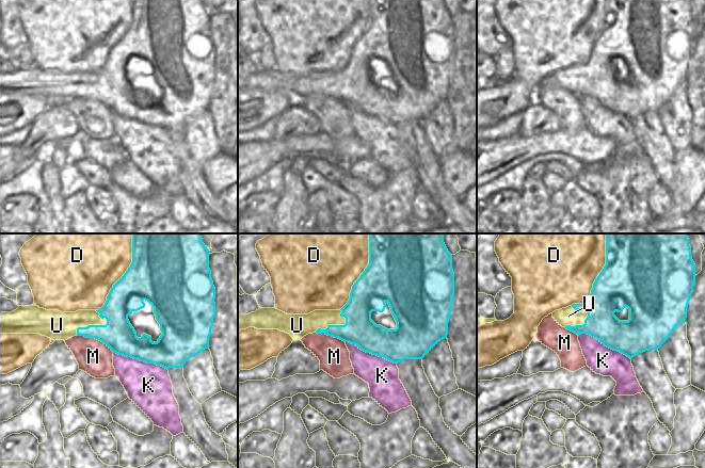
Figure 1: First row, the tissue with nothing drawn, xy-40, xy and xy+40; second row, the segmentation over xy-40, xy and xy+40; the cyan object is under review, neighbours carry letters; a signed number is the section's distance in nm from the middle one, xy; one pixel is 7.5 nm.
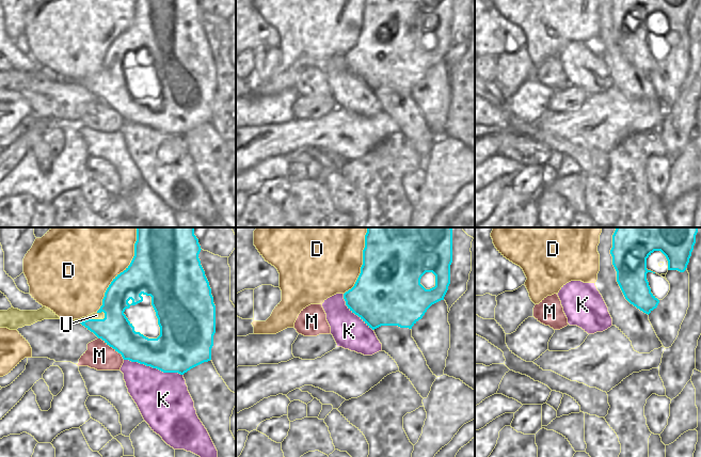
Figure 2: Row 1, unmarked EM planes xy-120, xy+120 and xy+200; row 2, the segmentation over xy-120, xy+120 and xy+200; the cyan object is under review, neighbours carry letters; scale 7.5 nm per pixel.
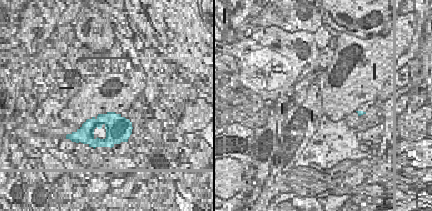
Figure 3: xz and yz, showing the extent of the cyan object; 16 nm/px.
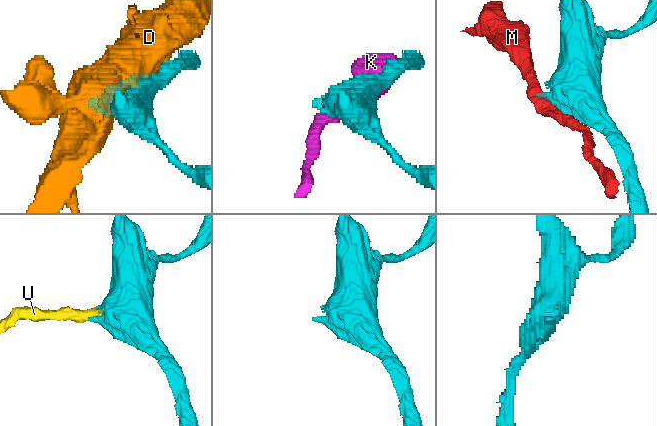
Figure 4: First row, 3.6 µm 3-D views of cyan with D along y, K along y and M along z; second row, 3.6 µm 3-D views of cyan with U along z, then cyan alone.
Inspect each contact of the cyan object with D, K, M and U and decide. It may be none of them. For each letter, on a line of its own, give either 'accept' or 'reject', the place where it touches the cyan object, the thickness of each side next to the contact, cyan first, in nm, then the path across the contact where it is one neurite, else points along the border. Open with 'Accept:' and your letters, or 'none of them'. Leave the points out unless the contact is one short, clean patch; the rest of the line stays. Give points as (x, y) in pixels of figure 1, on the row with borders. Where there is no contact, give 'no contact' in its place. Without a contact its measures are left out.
Accept: none of them
D: reject; contact xy-40 (125, 273); calibres 440 and 500 nm
K: reject; contact xy-40 (141, 360); calibres 260 and 320 nm
M: reject; contact xy-40 (95, 338); calibres 240 and 260 nm
U: reject; contact xy-40 (90, 325); calibres 240 and 220 nm; border xy-40 (107, 319), (105, 324), (79, 326), (76, 335)

